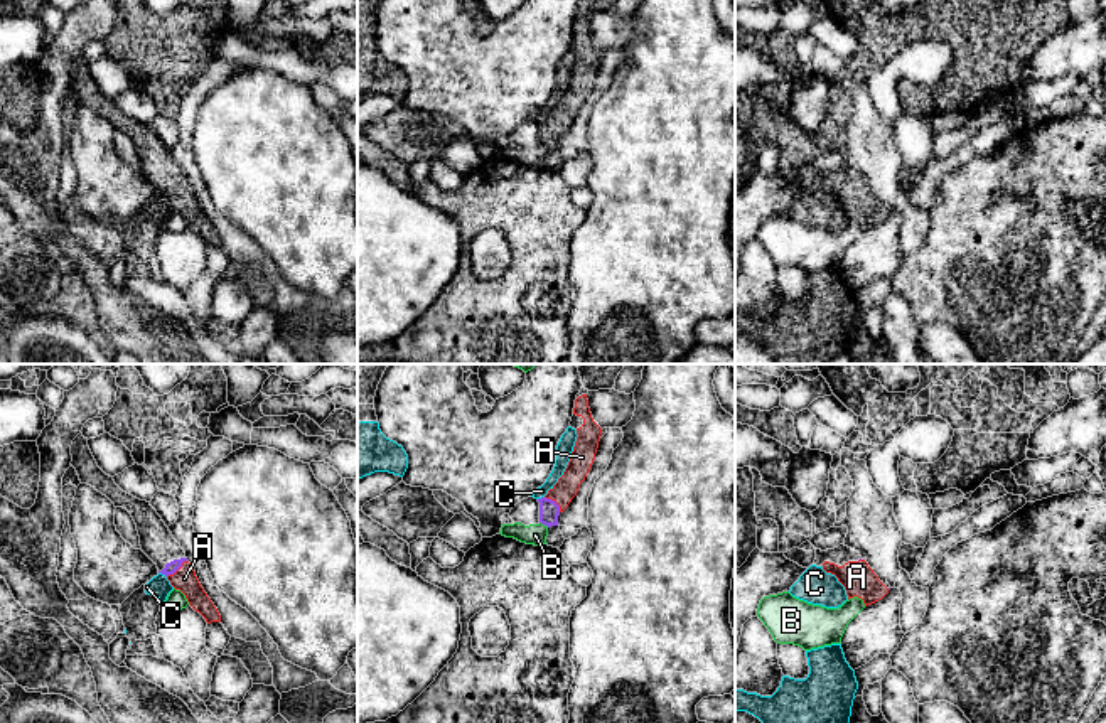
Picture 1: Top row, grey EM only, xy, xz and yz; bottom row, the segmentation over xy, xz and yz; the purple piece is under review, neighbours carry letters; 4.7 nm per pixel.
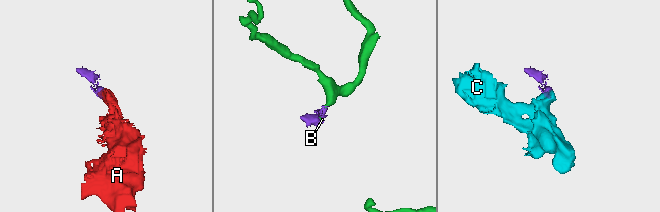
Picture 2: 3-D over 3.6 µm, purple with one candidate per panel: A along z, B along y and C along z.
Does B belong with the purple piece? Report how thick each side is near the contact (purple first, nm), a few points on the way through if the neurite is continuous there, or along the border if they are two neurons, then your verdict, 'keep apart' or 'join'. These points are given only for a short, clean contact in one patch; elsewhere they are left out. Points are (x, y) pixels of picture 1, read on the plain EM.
100 nm thick on the purple side, 100 nm on the other; border along xz (540, 144), (548, 149); keep apart

